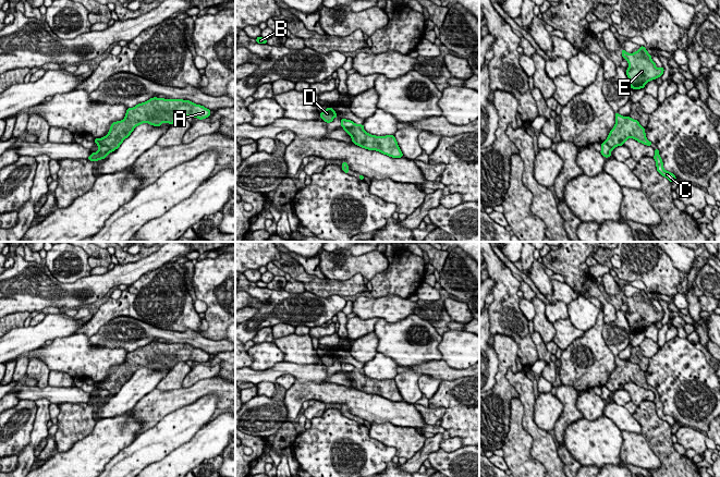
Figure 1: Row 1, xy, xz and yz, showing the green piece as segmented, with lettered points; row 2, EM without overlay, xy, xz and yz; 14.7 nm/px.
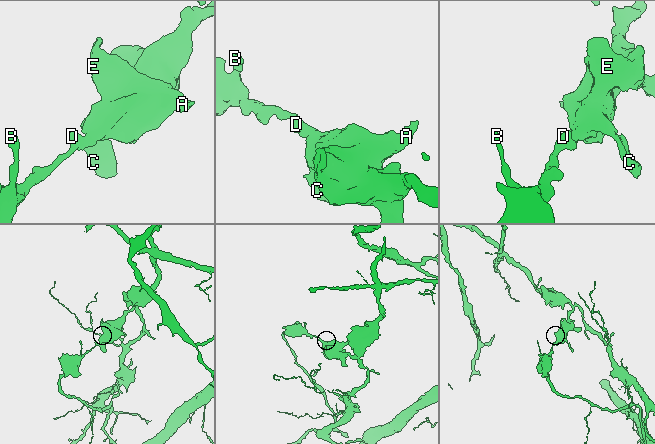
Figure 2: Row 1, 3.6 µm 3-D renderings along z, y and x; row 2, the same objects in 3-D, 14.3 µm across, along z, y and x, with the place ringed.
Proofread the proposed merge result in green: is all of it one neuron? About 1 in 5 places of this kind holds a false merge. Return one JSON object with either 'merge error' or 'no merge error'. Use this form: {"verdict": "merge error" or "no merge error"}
{"verdict": "merge error"}

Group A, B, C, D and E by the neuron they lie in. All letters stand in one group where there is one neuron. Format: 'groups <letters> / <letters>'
groups A C E / B D

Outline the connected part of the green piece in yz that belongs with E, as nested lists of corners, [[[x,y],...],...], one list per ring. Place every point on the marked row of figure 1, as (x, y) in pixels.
[[[640,46],[640,49],[633,53],[627,53],[624,49],[621,52],[623,59],[629,63],[629,69],[625,73],[629,77],[631,88],[644,88],[648,82],[661,77],[663,74],[663,66],[656,68],[656,63],[644,46]]]

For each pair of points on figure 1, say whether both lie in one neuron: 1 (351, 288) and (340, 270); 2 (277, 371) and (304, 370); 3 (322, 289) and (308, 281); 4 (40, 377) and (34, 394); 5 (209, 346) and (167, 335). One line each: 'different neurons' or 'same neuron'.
1: different neurons
2: same neuron
3: same neuron
4: different neurons
5: same neuron

